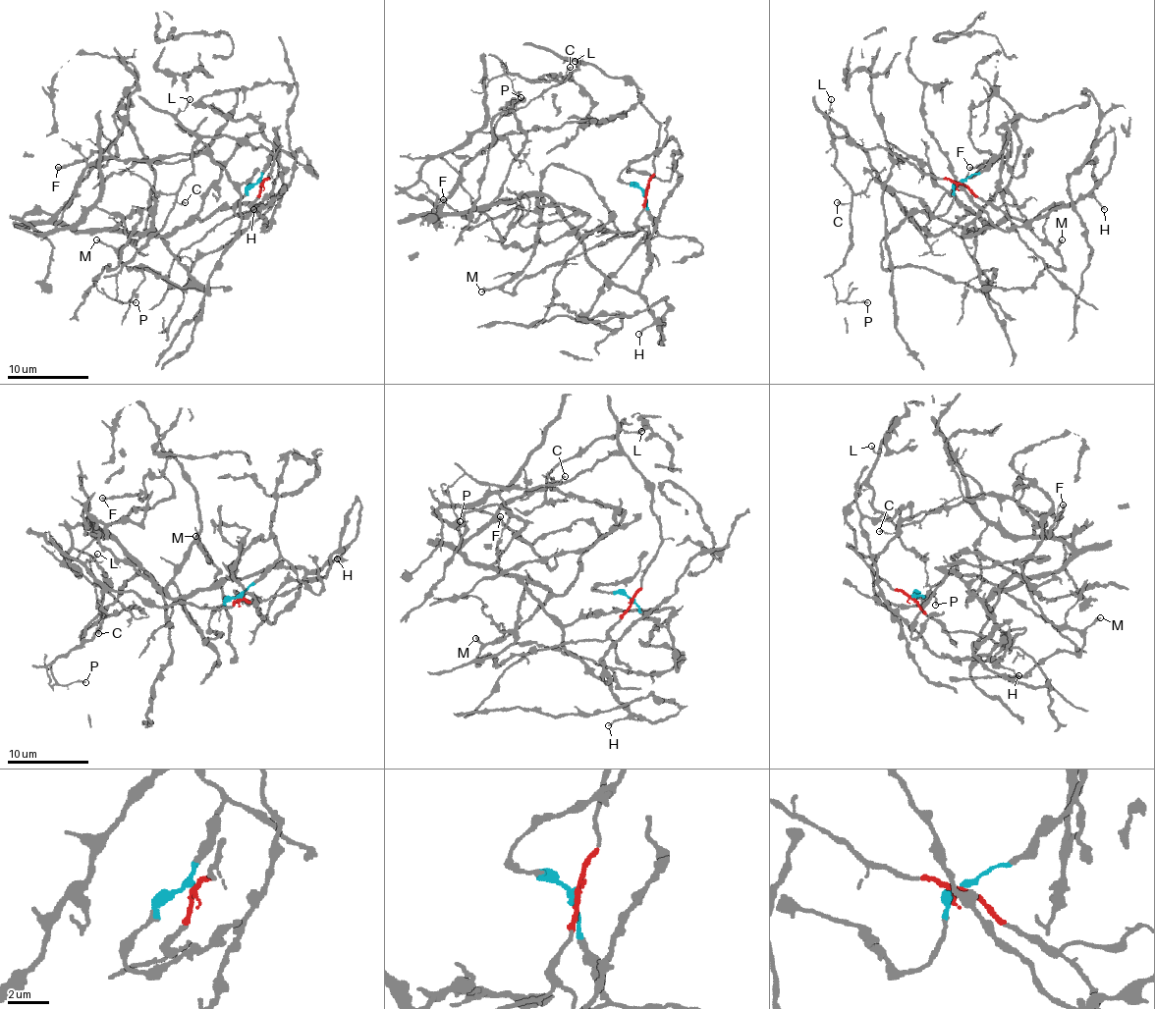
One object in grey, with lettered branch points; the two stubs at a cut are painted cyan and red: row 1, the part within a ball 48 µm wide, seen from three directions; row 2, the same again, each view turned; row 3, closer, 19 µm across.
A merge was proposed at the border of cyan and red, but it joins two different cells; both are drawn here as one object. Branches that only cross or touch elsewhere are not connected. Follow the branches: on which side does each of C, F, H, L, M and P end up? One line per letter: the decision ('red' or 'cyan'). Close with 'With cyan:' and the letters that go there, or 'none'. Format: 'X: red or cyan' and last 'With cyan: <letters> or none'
C: red
F: cyan
H: cyan
L: red
M: cyan
P: red
With cyan: F, H, M

